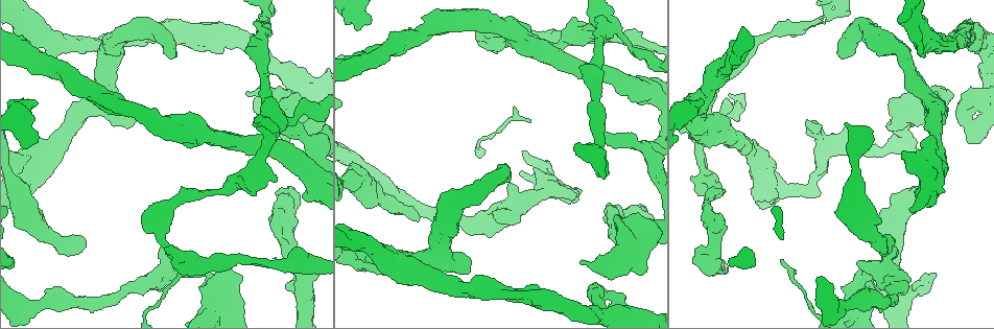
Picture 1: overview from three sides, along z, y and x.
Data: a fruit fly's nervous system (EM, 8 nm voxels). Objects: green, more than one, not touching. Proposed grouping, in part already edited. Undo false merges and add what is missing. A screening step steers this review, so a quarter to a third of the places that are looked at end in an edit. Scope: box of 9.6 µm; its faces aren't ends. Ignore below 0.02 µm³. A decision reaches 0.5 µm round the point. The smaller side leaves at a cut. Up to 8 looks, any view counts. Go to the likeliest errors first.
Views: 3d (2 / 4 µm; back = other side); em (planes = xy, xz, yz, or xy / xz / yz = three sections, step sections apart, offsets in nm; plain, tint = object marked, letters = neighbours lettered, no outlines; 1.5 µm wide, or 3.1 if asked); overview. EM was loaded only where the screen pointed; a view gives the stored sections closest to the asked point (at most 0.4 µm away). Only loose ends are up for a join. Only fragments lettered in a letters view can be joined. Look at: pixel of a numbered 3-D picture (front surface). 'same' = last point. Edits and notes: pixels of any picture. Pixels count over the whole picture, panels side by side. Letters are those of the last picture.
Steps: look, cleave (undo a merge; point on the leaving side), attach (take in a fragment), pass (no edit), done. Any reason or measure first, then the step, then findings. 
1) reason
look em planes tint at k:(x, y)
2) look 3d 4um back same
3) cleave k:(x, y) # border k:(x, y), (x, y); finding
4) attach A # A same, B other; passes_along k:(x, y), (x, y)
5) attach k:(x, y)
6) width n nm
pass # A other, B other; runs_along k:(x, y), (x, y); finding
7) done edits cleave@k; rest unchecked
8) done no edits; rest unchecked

look em yz step 8 letters at 1:(890, 246)

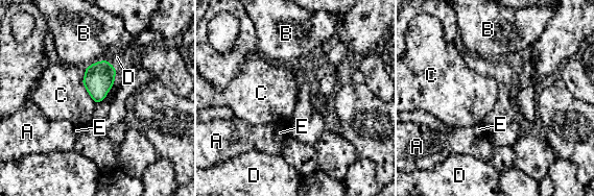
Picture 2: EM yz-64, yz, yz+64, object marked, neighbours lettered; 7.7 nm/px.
pass # A other, B other, C other, D other, E other; border 2:(107, 59), (115, 79), (104, 98); no lettered fragment goes on from it

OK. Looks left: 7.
branch stops here
look 3d 4um at 1:(291, 190)

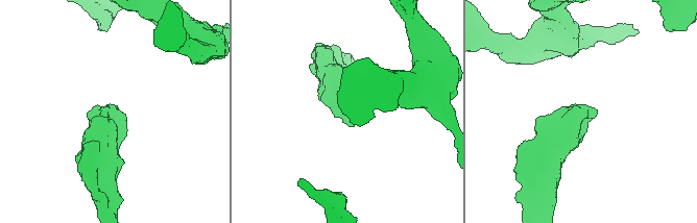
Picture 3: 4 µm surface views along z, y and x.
now the EM
look em planes letters at 3:(592, 107)

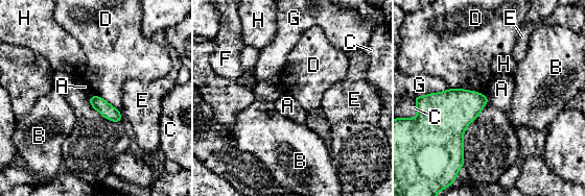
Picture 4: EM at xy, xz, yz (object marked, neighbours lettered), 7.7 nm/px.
pass # A other, B other, C other, D other, E other, F other, G other, H other; border 4:(450, 88), (474, 90), (484, 95); none of them fits

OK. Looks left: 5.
stops while still wide
look em yz step 8 letters at 1:(693, 104)

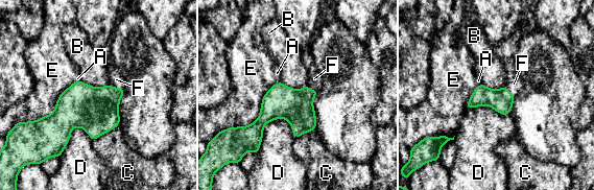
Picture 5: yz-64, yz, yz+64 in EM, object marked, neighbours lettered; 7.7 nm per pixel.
another direction
look em planes letters same

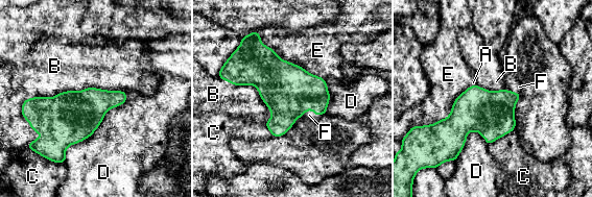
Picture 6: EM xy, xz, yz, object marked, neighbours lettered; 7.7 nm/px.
width 360 nm
attach F # A other, B other, C other, D other, E other, F same; passes_along 6:(288, 90), (312, 108), (309, 115); the neuron continues

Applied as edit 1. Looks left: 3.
done edits attach@6; rest unchecked

